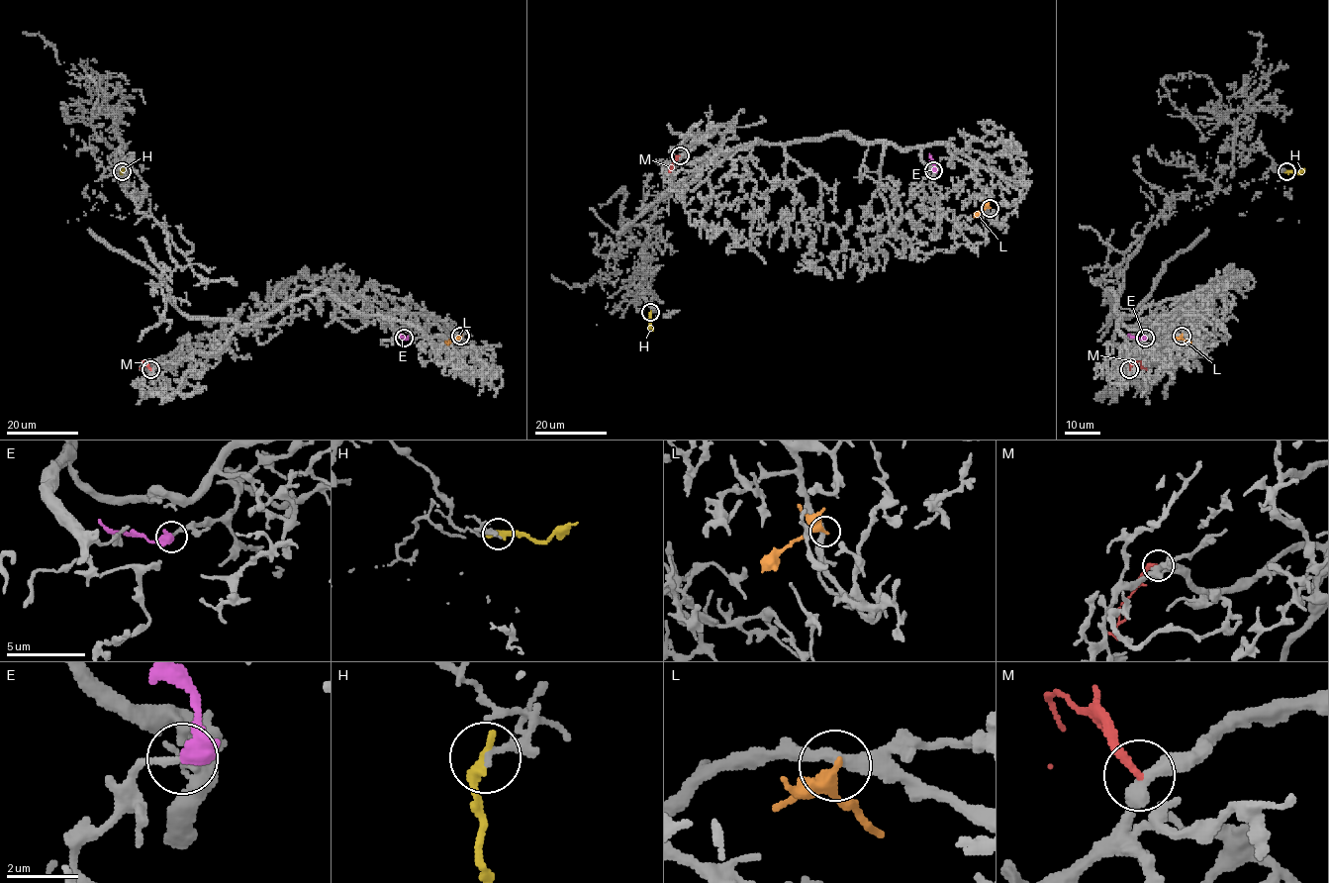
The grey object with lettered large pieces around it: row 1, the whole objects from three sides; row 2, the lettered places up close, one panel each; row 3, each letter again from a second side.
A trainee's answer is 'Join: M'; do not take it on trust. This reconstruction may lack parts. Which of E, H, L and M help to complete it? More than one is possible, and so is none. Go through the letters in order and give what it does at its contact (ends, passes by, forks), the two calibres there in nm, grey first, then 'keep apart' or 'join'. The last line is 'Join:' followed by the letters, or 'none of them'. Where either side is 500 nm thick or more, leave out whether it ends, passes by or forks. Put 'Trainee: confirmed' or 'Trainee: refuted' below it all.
E: calibres 170 and 550 nm; join
H: it ends; calibres 170 and 360 nm; keep apart
L: it passes by; calibres 340 and 280 nm; keep apart
M: it ends; calibres 400 and 240 nm; keep apart
Join: E
Trainee: refuted

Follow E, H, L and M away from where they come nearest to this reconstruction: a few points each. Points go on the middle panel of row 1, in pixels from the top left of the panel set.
E: (933, 170), (929, 154)
H: (650, 313), (652, 331)
L: (989, 207), (975, 217)
M: (680, 155), (671, 165), (671, 172)

